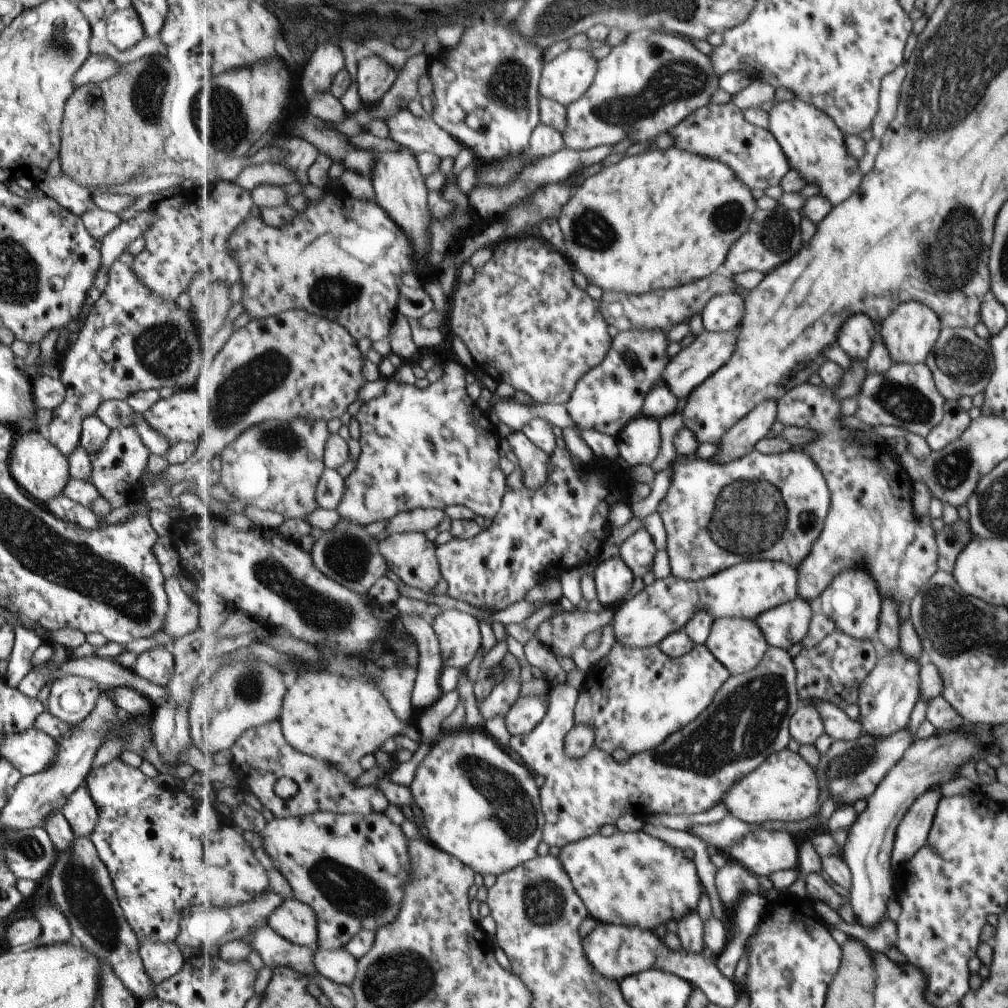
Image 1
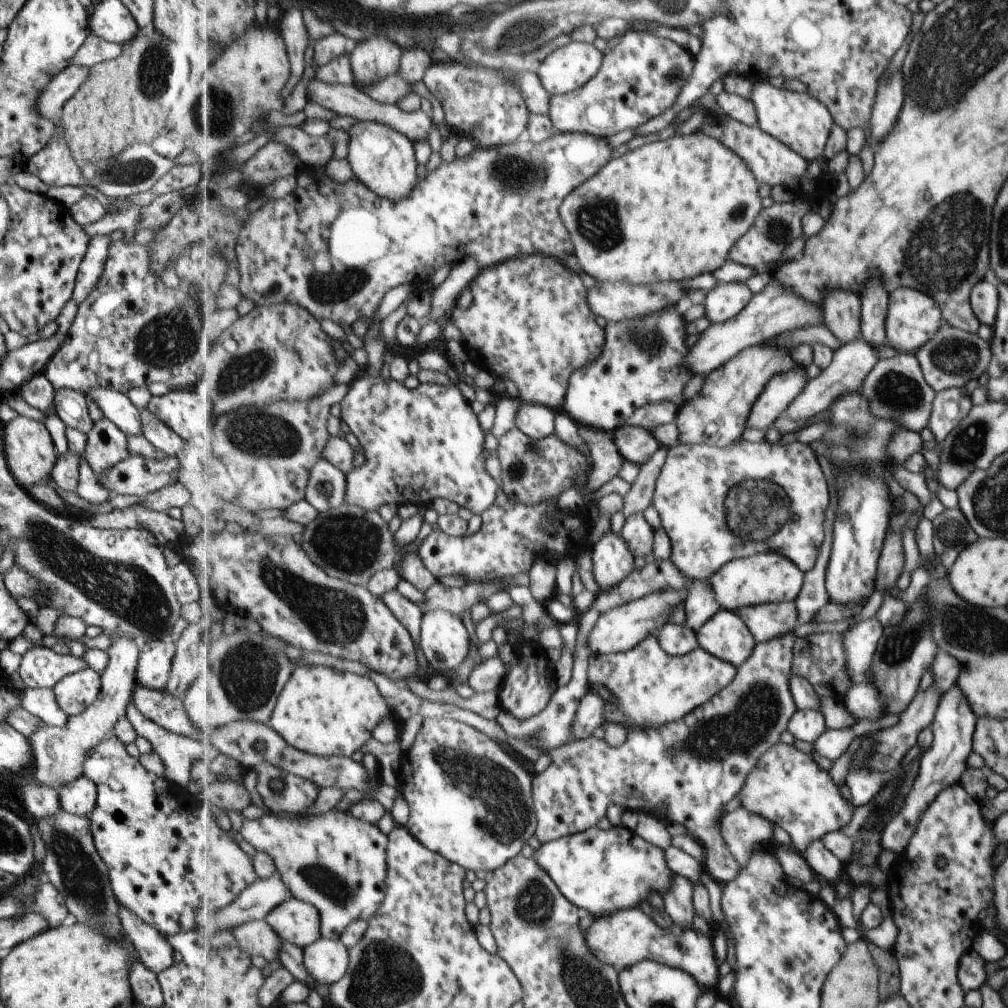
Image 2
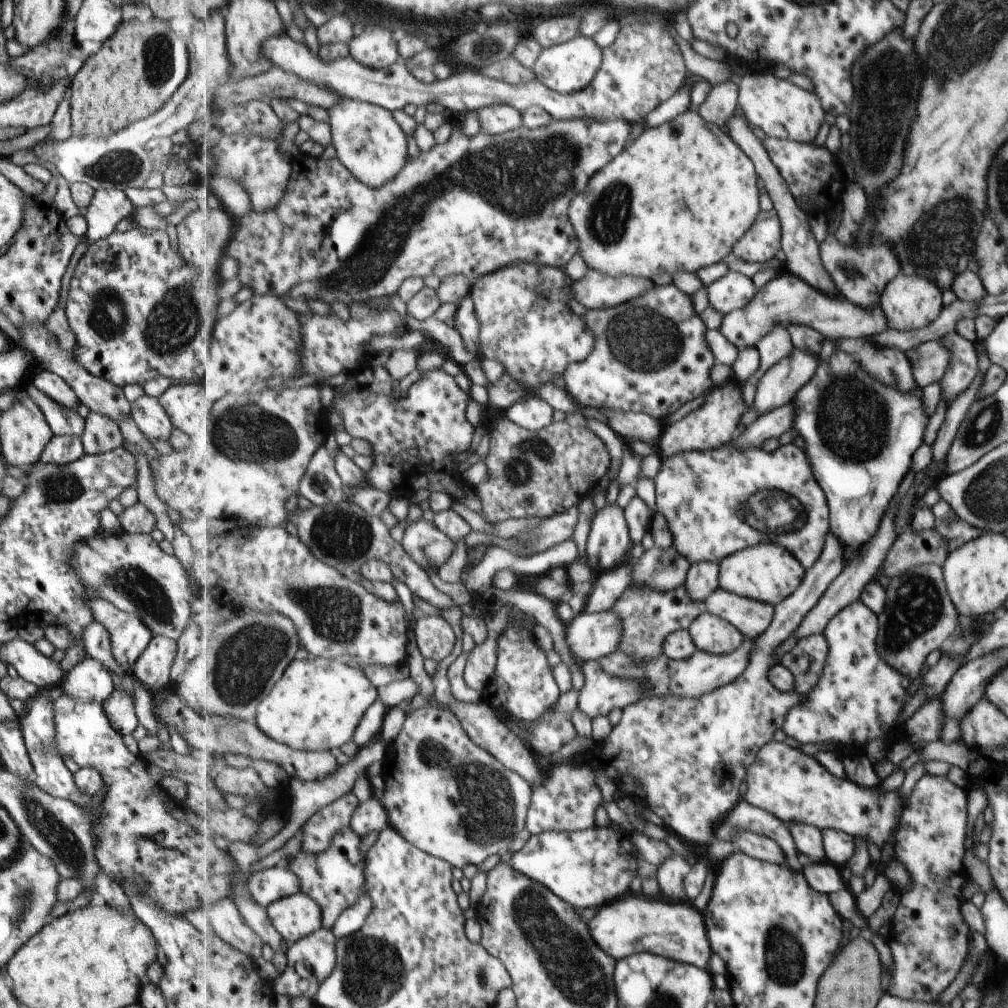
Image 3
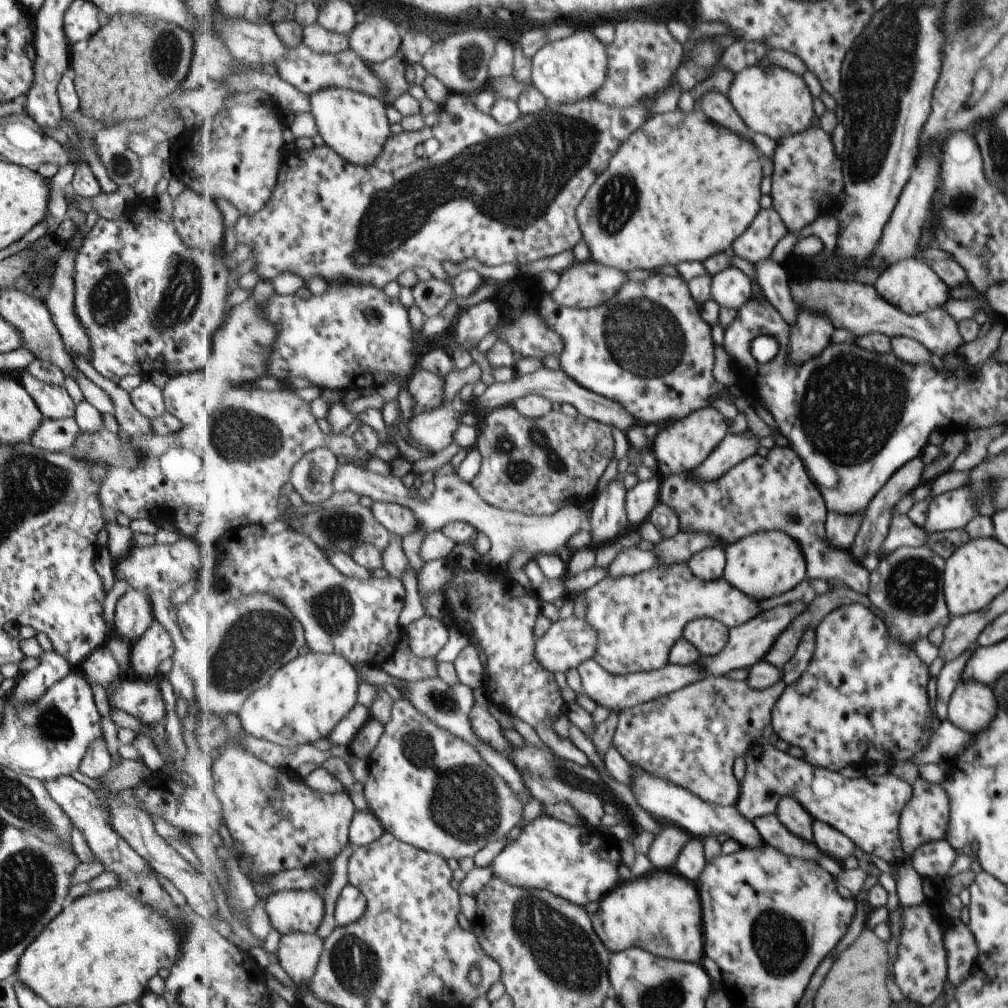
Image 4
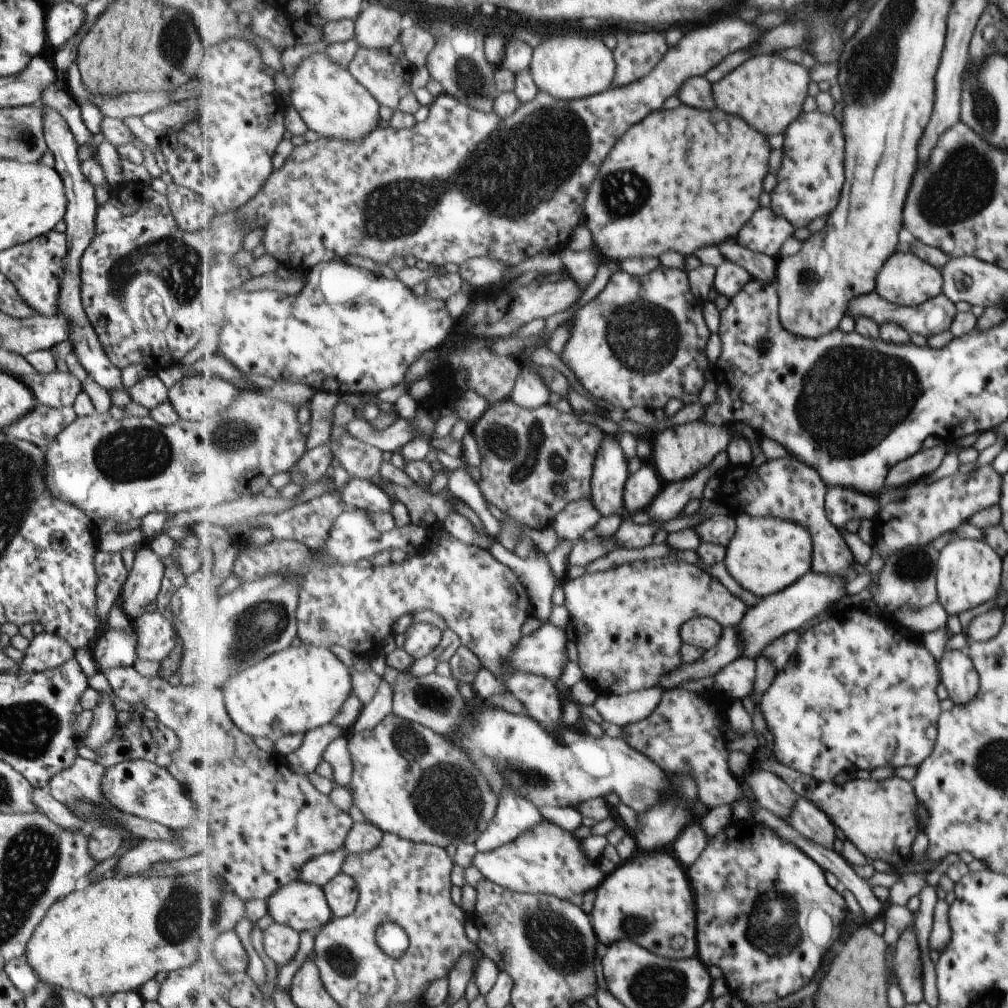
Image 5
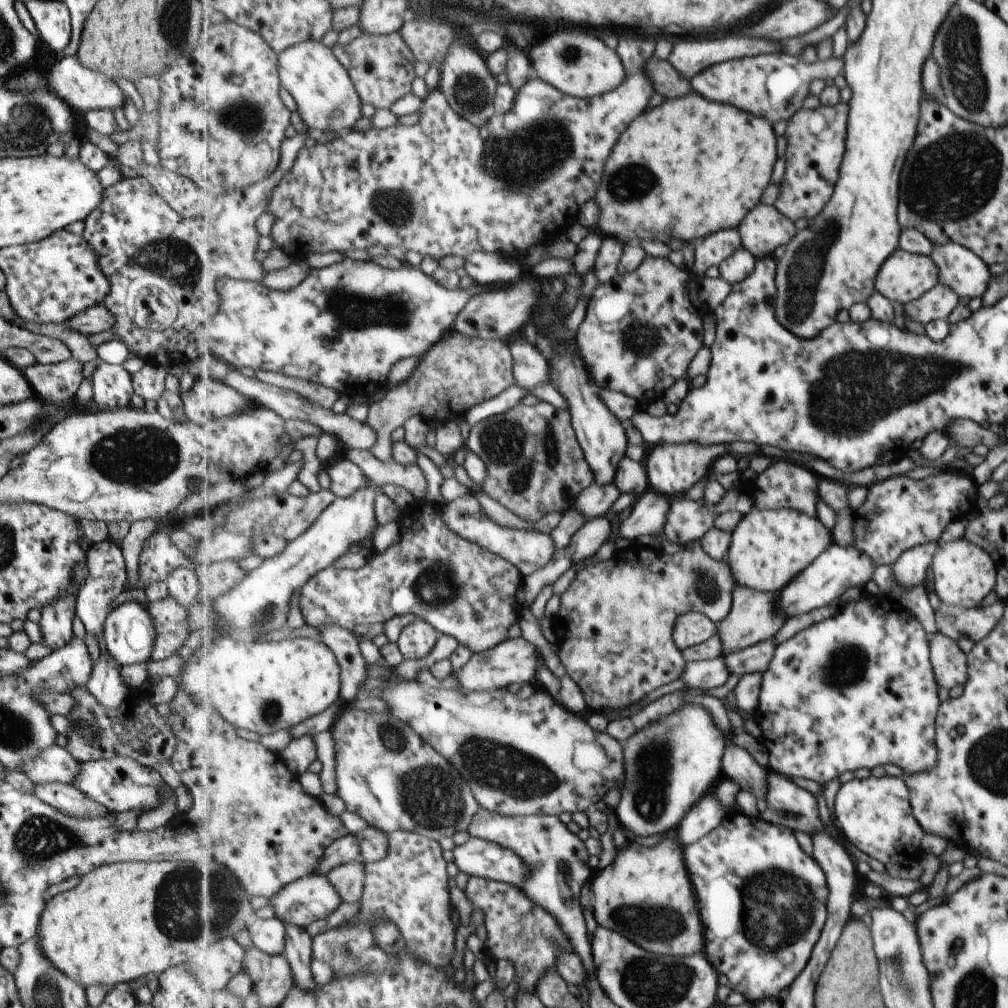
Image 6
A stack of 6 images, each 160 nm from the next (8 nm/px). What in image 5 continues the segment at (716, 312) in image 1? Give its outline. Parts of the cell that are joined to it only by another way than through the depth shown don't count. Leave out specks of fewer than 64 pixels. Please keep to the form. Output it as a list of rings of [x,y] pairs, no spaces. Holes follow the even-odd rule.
[[[726,261],[718,267],[714,288],[718,295],[726,296],[731,300],[743,291],[752,279],[752,274],[744,266]]]

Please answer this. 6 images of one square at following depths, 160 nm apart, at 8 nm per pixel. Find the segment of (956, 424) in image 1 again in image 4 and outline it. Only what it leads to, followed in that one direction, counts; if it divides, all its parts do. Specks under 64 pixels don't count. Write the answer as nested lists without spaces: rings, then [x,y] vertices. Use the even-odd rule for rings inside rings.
[[[805,276],[805,279],[792,279],[790,289],[793,299],[803,309],[825,314],[835,328],[844,328],[851,332],[855,338],[869,333],[887,335],[887,338],[890,339],[907,337],[920,342],[930,354],[935,354],[940,359],[943,356],[957,358],[959,347],[965,344],[956,322],[945,312],[943,306],[918,315],[909,315],[881,298],[873,285],[856,281],[821,280],[815,276],[813,278]]]

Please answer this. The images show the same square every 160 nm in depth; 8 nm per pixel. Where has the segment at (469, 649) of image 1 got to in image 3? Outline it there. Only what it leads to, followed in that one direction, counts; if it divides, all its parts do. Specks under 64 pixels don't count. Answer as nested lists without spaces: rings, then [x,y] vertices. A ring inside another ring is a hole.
[[[422,611],[414,626],[421,652],[437,662],[445,660],[453,650],[457,636],[453,626],[437,611]]]

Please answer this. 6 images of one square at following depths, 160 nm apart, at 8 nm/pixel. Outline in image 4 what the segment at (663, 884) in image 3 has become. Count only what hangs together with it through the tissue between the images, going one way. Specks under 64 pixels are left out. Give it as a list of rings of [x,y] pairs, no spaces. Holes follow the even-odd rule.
[[[680,826],[661,828],[661,833],[653,841],[648,858],[654,870],[671,871],[676,866],[677,859],[686,844],[693,839],[691,834],[682,830]]]

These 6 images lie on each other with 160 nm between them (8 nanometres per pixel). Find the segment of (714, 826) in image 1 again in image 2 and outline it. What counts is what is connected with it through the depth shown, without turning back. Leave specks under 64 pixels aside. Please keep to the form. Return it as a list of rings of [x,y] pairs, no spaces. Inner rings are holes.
[[[743,806],[723,814],[720,820],[724,841],[743,868],[749,864],[756,846],[773,844],[773,826],[775,824],[769,819],[749,812]]]

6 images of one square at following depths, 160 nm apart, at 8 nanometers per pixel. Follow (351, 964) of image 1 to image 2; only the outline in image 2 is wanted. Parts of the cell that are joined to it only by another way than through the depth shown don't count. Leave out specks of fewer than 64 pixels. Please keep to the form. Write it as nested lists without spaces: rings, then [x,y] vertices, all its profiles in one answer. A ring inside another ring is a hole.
[[[321,937],[304,948],[304,961],[316,983],[331,986],[347,974],[350,954],[341,940]]]

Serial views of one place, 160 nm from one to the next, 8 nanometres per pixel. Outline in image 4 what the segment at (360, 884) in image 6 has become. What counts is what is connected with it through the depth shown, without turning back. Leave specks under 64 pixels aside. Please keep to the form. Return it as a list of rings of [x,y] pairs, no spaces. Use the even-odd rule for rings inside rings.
[[[350,882],[343,888],[335,906],[335,922],[344,927],[357,922],[367,910],[368,900],[361,889]]]

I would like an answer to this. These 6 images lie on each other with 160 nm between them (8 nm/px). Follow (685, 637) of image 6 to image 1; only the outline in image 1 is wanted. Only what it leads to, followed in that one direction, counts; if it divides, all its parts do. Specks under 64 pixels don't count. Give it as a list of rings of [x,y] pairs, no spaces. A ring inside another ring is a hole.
[[[725,617],[714,621],[706,646],[733,675],[742,675],[746,672],[751,672],[761,664],[766,652],[769,650],[770,644],[756,620]]]

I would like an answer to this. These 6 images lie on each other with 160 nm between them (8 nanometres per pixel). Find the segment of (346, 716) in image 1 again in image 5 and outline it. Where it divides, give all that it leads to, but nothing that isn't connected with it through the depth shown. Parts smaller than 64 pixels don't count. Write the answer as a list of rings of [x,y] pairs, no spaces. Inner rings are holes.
[[[298,645],[258,661],[249,670],[238,666],[236,674],[222,684],[231,718],[249,736],[275,741],[296,732],[305,735],[333,722],[353,692],[352,672],[330,649]]]

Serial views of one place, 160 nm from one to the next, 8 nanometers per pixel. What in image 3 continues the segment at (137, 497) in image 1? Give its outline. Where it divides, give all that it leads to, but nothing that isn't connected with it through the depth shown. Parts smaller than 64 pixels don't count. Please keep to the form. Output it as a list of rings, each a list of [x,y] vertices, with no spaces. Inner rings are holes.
[[[89,411],[84,418],[80,441],[85,455],[96,455],[122,446],[118,424],[99,413]]]

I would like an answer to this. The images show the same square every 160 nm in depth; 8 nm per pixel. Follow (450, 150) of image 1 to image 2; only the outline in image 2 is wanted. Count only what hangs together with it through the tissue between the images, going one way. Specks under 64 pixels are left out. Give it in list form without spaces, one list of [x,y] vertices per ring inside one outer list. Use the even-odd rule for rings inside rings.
[[[311,79],[308,86],[308,99],[325,108],[335,112],[335,114],[343,116],[351,116],[360,121],[375,121],[391,128],[397,129],[397,132],[408,136],[413,142],[415,140],[427,140],[431,130],[433,130],[433,122],[429,114],[425,114],[423,110],[407,112],[404,111],[397,103],[382,103],[369,96],[361,87],[357,85],[332,85],[322,81],[321,79]]]

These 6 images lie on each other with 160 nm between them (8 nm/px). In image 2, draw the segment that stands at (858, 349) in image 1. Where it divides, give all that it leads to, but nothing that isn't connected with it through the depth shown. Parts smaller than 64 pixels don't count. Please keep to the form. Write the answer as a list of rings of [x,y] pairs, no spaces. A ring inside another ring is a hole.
[[[837,290],[825,300],[824,324],[842,344],[862,337],[862,298],[857,294]]]

